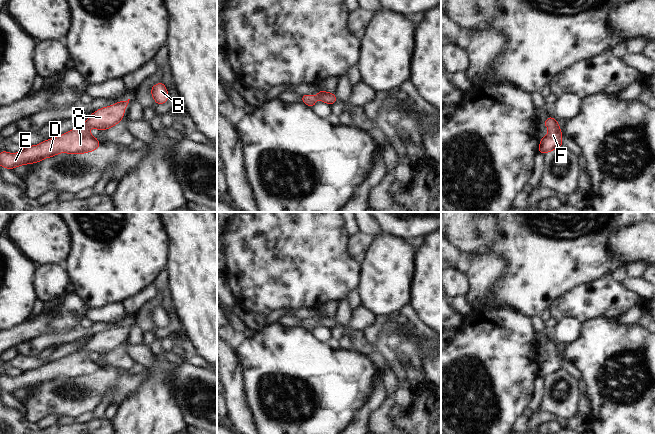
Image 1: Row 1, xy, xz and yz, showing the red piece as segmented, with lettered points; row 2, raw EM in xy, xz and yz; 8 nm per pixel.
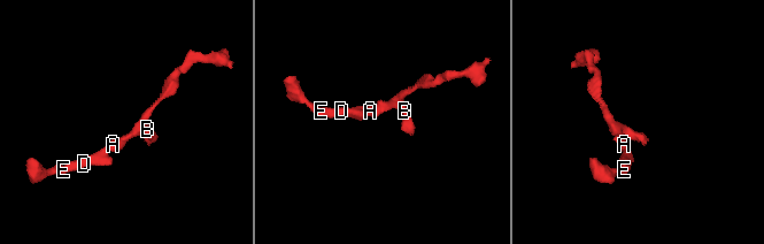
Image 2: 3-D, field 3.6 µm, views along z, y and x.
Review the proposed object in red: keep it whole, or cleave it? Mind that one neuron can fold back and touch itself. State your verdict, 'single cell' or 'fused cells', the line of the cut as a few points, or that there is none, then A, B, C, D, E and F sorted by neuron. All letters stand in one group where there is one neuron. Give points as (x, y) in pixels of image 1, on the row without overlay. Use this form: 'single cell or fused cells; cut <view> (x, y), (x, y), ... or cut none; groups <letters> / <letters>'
single cell; cut none; groups A B C D E F

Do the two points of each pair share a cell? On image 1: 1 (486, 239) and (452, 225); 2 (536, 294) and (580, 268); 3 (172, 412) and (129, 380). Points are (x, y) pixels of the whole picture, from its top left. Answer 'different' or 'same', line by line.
1: same
2: same
3: different

